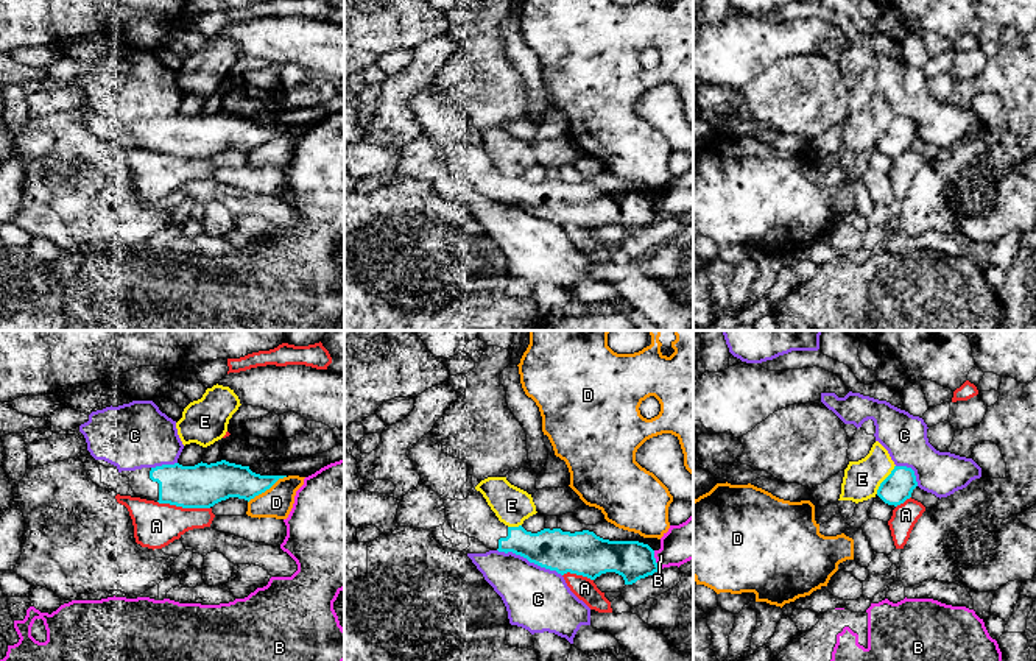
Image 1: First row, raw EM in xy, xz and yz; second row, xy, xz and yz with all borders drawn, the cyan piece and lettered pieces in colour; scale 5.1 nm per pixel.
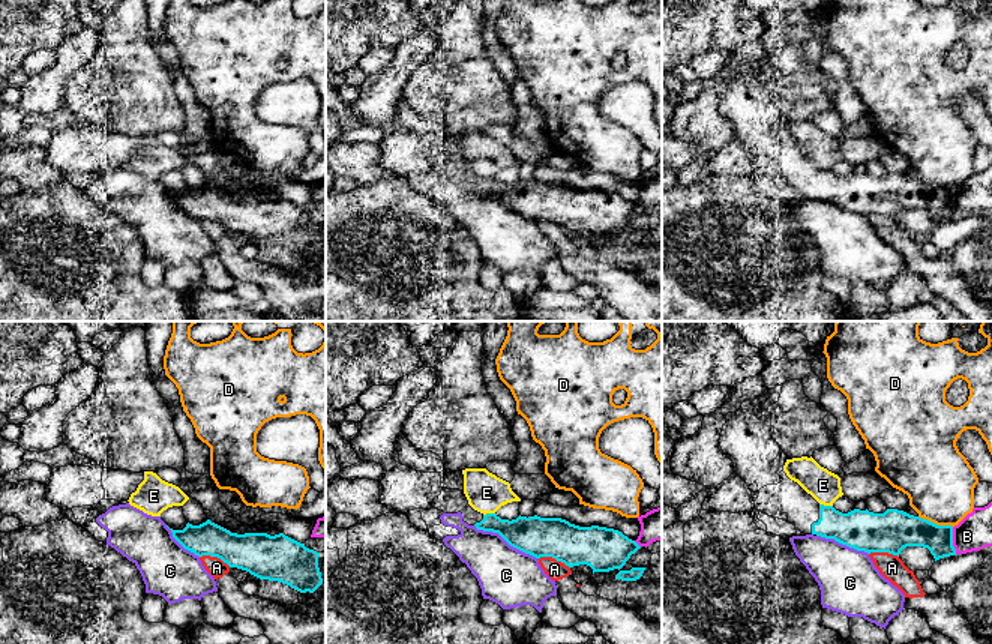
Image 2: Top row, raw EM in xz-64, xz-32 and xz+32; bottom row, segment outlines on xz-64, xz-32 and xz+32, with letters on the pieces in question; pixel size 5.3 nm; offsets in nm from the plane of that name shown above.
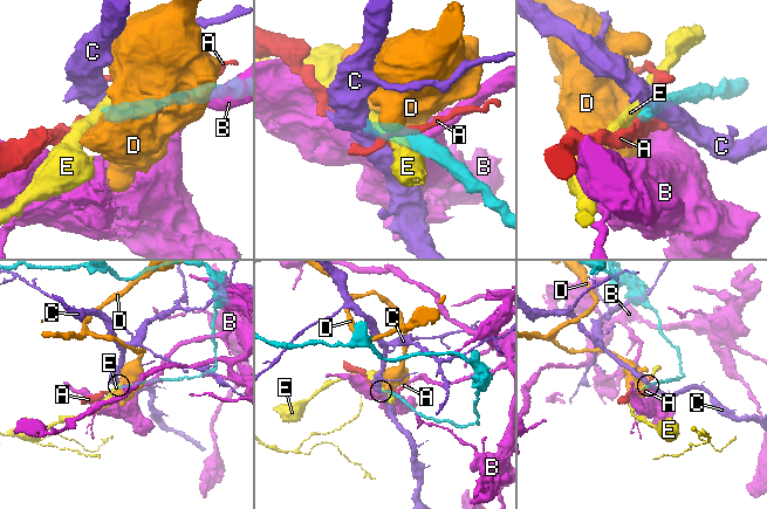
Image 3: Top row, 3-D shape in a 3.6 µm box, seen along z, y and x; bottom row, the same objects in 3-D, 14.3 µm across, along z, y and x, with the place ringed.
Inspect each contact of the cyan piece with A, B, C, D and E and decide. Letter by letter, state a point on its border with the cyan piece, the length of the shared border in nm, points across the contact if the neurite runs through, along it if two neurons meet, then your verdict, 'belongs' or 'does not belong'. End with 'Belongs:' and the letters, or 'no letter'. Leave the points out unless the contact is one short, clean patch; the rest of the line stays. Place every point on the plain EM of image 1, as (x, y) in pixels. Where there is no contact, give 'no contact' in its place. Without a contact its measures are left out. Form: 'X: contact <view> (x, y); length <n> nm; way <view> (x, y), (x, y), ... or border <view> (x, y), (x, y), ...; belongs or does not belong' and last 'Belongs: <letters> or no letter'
A: contact xy (184, 158); length 280 nm; does not belong
B: contact xz (655, 211); length 100 nm; border xz (653, 201), (659, 219); does not belong
C: contact xz (530, 212); length 360 nm; border xz (497, 200), (519, 205), (530, 212), (555, 220), (561, 226); does not belong
D: contact xy (267, 139); length 240 nm; border xy (285, 127), (248, 153); does not belong
E: contact yz (885, 130); length 180 nm; border yz (895, 116), (876, 144); does not belong
Belongs: no letter

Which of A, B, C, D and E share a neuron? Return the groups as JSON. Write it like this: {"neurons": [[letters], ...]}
{"neurons": [["A"], ["B"], ["C"], ["D"], ["E"]]}

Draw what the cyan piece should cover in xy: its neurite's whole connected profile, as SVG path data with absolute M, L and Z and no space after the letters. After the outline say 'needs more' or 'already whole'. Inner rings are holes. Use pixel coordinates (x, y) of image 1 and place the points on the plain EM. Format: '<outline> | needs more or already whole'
M226 111L210 115L201 112L195 117L174 114L156 118L142 118L128 126L129 137L132 139L136 148L182 159L210 159L229 148L238 148L249 153L284 128L287 126L260 126L252 123L249 117L229 114Z | needs more

